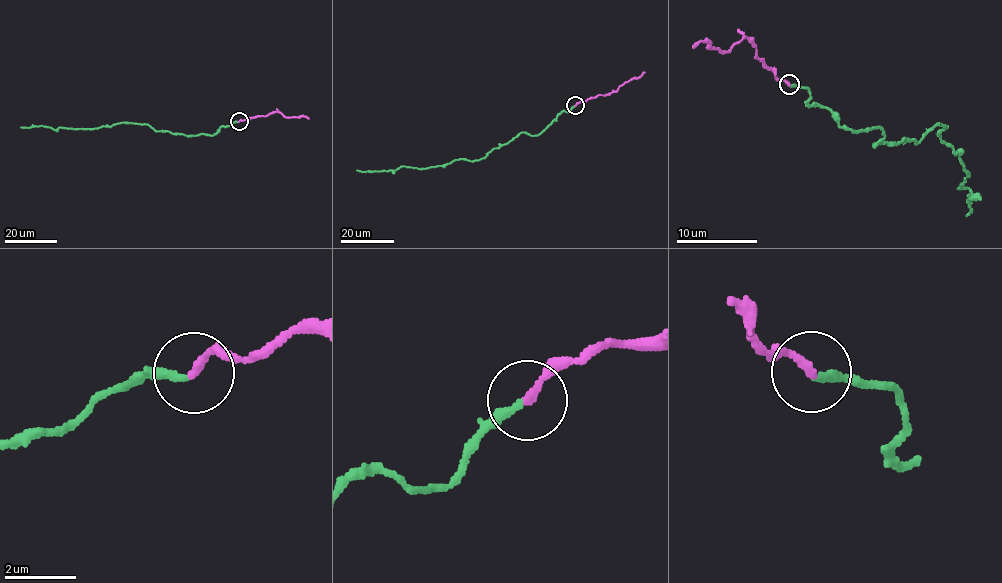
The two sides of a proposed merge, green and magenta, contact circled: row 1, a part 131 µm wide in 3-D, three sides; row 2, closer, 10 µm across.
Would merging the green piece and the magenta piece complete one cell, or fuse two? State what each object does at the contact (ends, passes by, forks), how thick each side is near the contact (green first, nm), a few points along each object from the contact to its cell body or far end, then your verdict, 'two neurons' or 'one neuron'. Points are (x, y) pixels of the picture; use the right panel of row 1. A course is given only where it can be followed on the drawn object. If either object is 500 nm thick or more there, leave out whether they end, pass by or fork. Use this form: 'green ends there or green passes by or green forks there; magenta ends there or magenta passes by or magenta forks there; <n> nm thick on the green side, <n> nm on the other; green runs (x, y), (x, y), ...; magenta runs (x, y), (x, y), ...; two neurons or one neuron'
green ends there; magenta ends there; 220 nm thick on the green side, 240 nm on the other; green runs (789, 86), (841, 126), (880, 128), (872, 146), (915, 144), (944, 125), (939, 138), (969, 175), (965, 216); magenta runs (789, 84), (779, 81), (774, 70), (756, 57), (756, 49), (745, 35), (726, 52), (706, 42), (692, 48); two neurons

